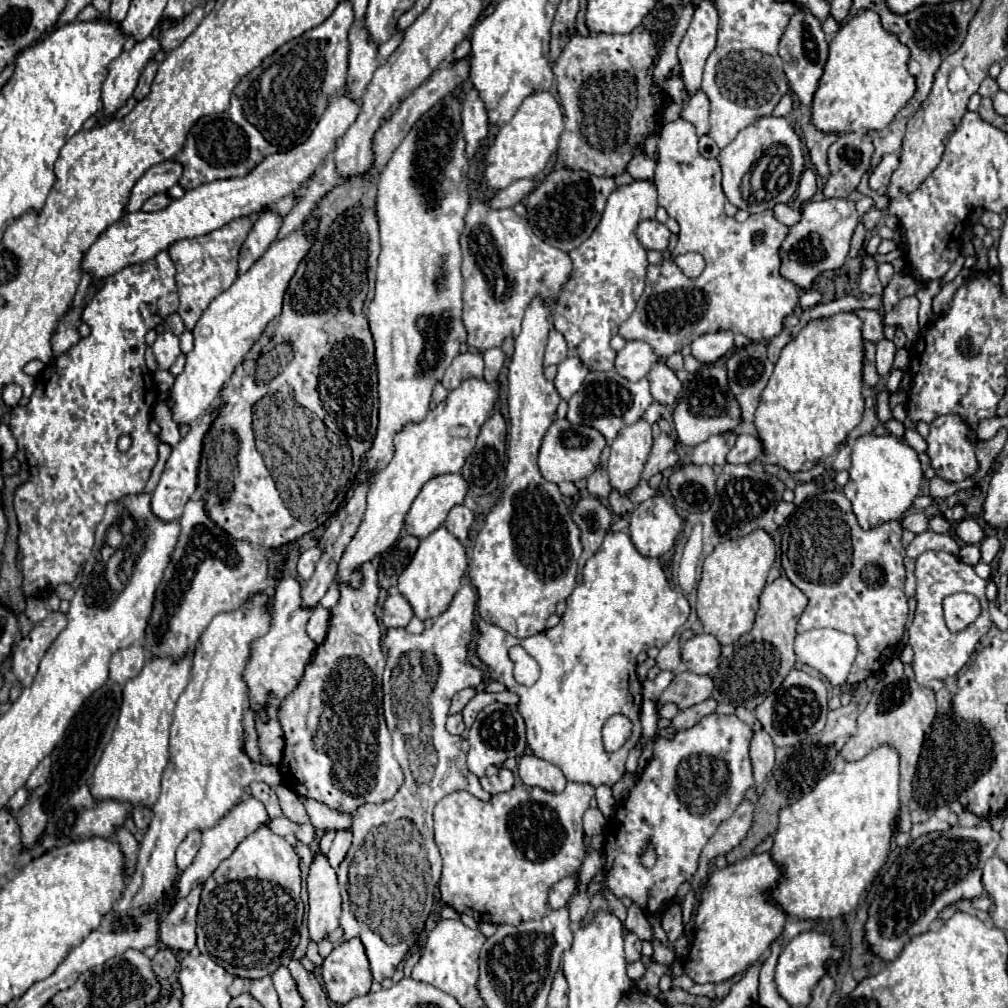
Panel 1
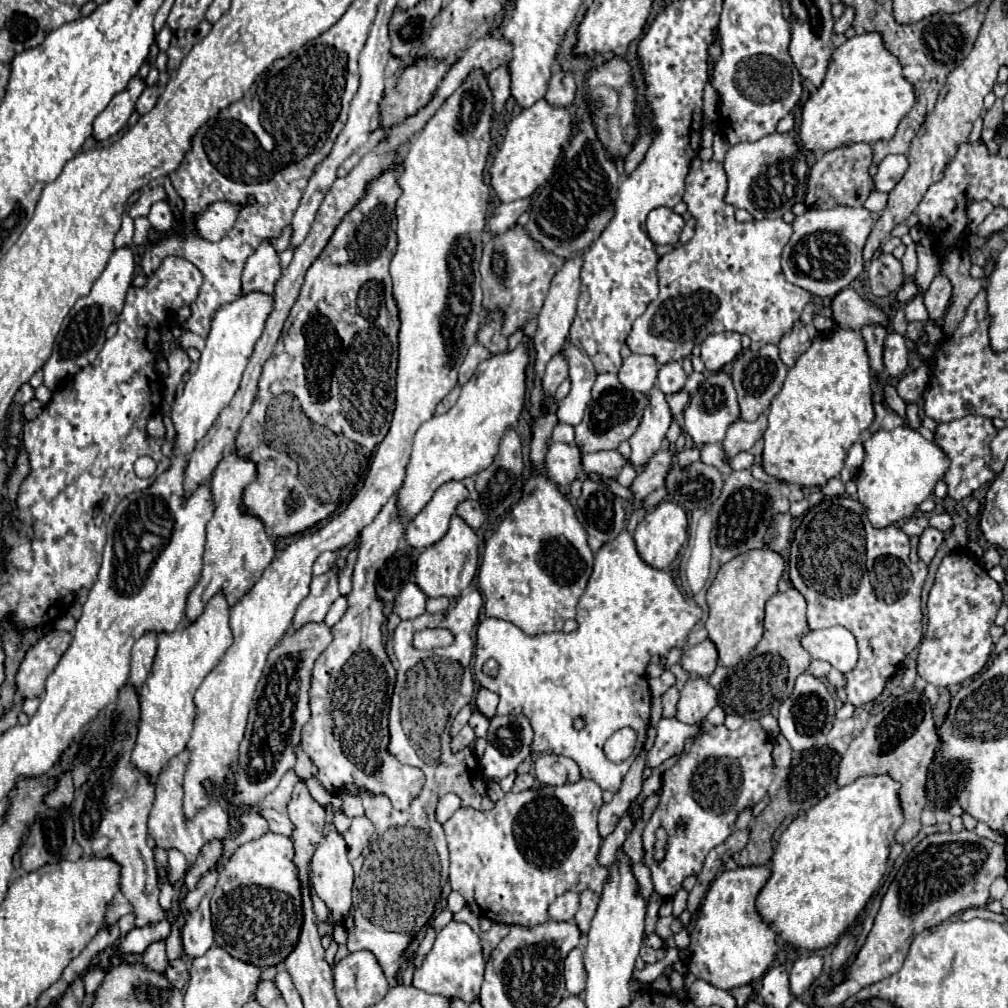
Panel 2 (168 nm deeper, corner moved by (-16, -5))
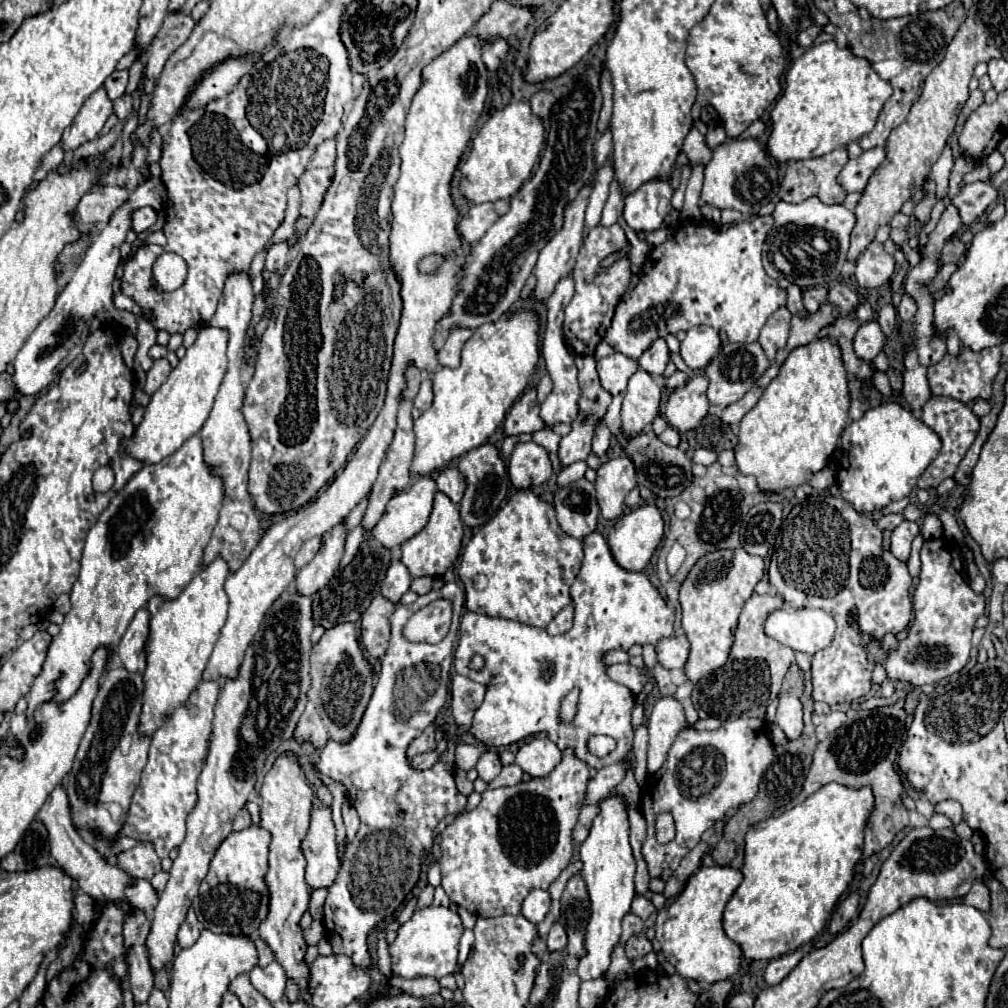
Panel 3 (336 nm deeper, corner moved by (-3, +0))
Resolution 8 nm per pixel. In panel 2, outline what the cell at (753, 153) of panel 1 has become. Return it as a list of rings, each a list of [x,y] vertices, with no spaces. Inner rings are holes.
[[[770,133],[760,141],[730,147],[724,169],[728,173],[726,201],[738,209],[746,209],[754,219],[782,217],[806,197],[808,163],[798,141],[790,133]]]

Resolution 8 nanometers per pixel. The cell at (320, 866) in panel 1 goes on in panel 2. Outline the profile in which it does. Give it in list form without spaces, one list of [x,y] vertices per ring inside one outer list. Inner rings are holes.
[[[330,829],[324,835],[324,839],[320,841],[320,845],[316,847],[314,857],[312,857],[312,873],[314,873],[314,889],[316,889],[318,897],[328,905],[332,923],[340,925],[348,917],[348,911],[352,907],[354,871],[352,871],[352,865],[346,857],[346,843],[344,843],[342,835],[338,835],[334,829]]]

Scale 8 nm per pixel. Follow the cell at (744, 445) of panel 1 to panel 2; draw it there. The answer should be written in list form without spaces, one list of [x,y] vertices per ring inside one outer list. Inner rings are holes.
[[[738,453],[736,457],[732,457],[732,461],[728,461],[728,465],[736,471],[740,469],[750,469],[754,465],[754,455],[752,453]]]

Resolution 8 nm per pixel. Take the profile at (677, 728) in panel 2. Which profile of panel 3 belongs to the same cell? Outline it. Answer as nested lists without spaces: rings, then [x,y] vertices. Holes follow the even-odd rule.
[[[619,762],[613,766],[605,766],[601,770],[597,770],[595,778],[591,778],[587,782],[587,790],[585,790],[585,804],[595,804],[599,800],[603,800],[603,796],[609,796],[611,790],[623,780],[627,772],[627,764]]]

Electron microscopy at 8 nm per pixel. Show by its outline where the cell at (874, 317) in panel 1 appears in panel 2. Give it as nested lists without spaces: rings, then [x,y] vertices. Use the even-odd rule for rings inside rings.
[[[842,289],[834,299],[832,299],[832,317],[840,323],[840,327],[850,327],[850,329],[864,329],[866,325],[888,325],[888,315],[876,307],[864,301],[854,289]]]

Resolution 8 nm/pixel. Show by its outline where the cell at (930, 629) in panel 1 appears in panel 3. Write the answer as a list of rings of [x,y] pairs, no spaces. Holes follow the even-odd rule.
[[[939,538],[925,540],[921,548],[921,576],[913,594],[913,610],[915,618],[907,638],[899,640],[899,646],[893,652],[879,658],[879,640],[869,634],[861,634],[863,646],[869,662],[881,662],[889,680],[903,680],[913,686],[935,684],[967,664],[975,620],[985,612],[985,598],[975,594],[963,578],[963,554],[959,548],[939,546]]]

